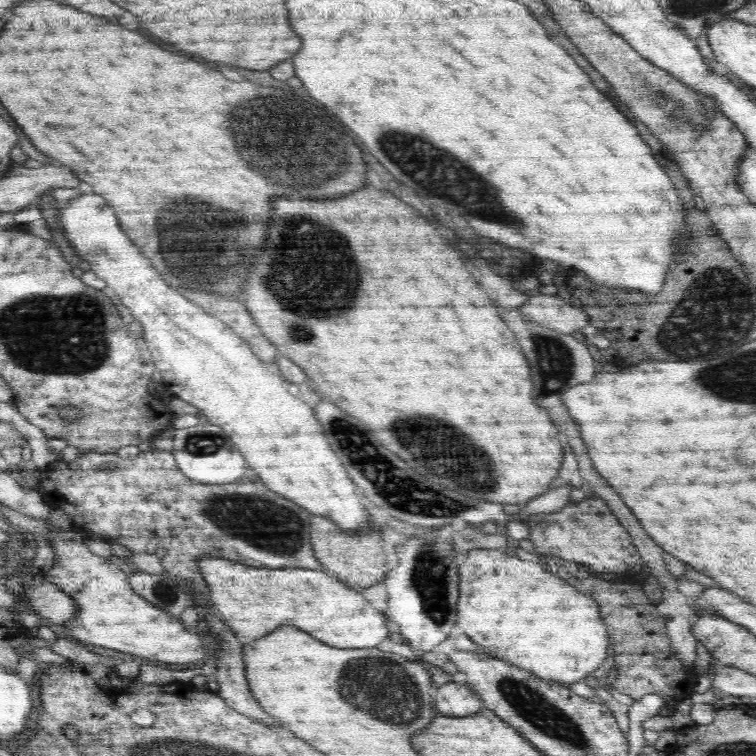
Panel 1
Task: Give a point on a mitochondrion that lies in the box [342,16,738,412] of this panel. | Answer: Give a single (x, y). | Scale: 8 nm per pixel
(443, 172)

